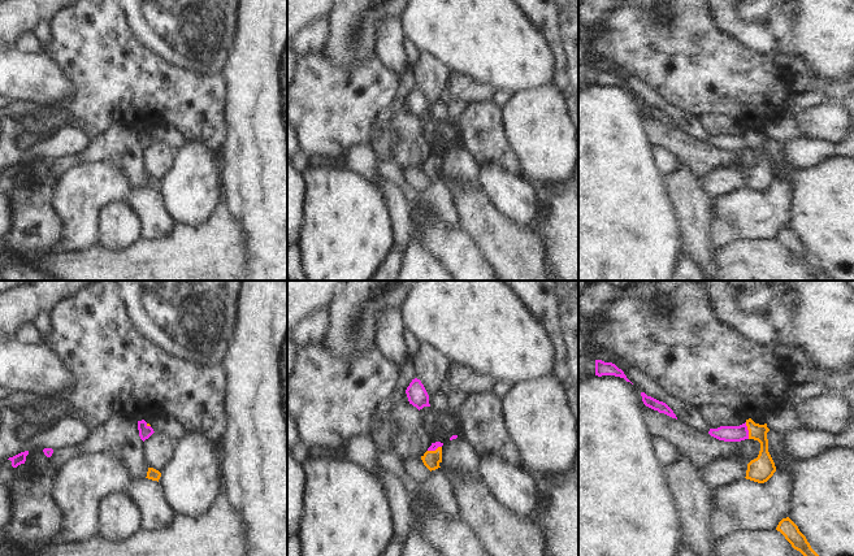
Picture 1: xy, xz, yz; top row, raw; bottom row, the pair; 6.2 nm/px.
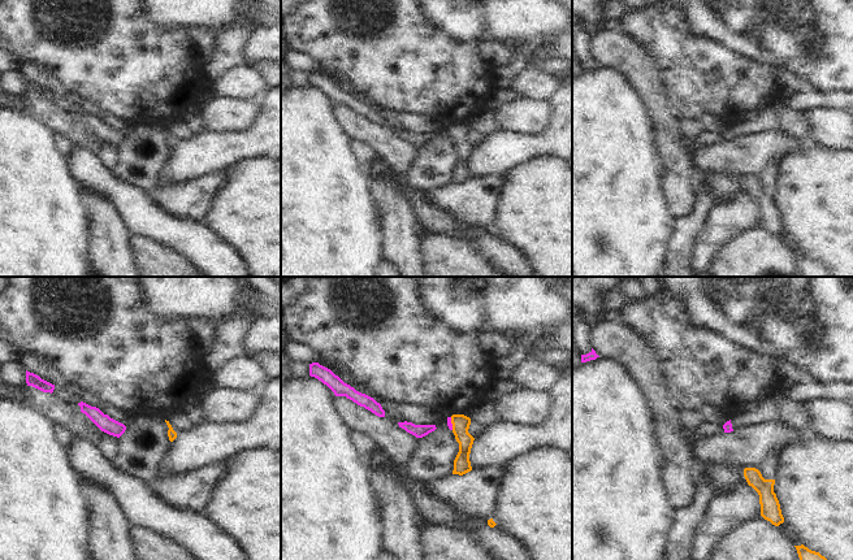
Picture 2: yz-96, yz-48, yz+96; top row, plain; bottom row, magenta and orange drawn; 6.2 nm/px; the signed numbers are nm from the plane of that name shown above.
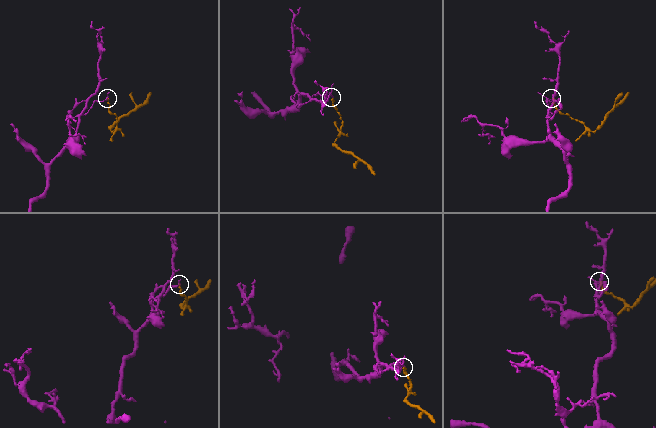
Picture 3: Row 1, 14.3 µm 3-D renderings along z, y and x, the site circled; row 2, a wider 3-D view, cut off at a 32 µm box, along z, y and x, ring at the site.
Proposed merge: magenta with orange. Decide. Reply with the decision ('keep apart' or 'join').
join

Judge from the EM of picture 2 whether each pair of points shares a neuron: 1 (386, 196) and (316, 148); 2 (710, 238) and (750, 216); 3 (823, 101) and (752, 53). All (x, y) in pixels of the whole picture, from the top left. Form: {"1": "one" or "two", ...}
{"1": "two", "2": "one", "3": "two"}

